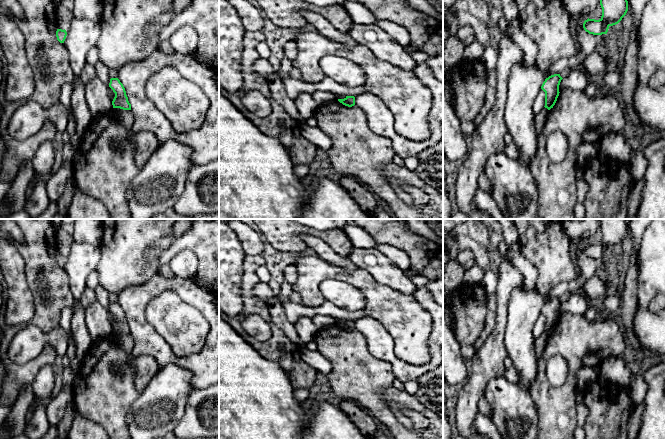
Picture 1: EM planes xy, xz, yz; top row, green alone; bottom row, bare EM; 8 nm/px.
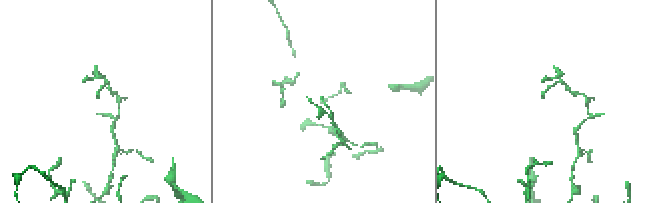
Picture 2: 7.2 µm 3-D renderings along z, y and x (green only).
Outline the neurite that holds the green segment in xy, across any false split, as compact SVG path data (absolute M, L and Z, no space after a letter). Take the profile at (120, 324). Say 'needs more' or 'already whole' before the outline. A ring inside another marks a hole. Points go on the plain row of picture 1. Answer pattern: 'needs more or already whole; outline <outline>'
already whole; outline M111 302L109 311L115 317L112 325L113 332L120 332L123 334L131 334L131 328L128 325L125 312L118 302Z

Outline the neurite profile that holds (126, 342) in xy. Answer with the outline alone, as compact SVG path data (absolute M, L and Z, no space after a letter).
M112 332L110 337L120 345L120 347L126 352L127 355L133 356L132 348L134 346L134 340L131 334L123 334L120 332Z

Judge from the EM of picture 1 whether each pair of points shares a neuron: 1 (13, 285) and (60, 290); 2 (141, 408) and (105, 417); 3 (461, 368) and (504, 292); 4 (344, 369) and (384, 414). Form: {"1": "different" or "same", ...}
{"1": "different", "2": "different", "3": "different", "4": "same"}

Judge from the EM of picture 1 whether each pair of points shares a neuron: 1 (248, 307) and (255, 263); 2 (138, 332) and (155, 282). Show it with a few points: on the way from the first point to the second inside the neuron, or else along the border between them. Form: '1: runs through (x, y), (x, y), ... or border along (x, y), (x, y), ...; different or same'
1: runs through (248, 296), (249, 274); same
2: runs through (138, 320), (138, 300), (144, 294); same

